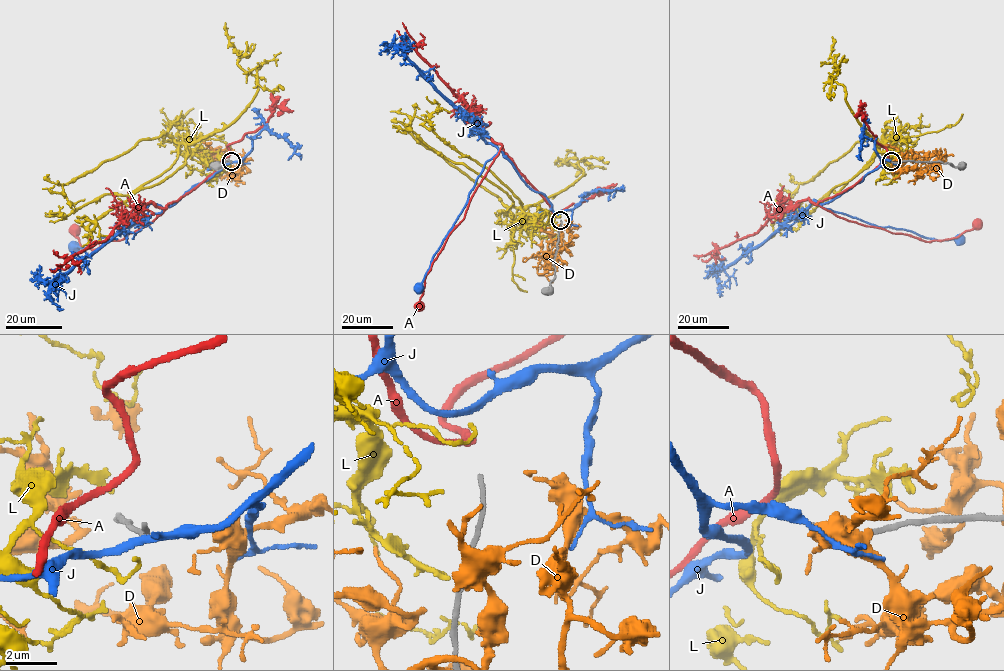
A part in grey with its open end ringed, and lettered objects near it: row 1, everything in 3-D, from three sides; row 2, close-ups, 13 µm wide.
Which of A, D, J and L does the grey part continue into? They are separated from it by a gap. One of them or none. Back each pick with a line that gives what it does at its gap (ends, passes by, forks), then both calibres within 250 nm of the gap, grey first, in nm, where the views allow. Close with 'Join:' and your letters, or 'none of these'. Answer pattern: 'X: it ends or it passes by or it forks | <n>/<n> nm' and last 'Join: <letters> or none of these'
Join: none of these

